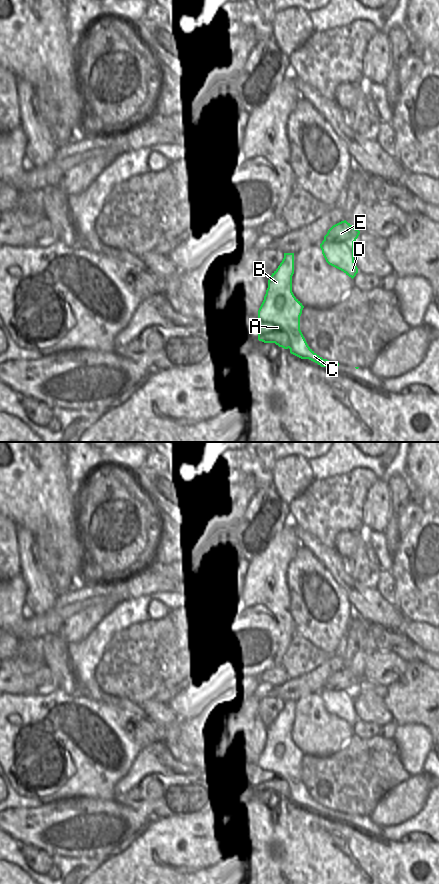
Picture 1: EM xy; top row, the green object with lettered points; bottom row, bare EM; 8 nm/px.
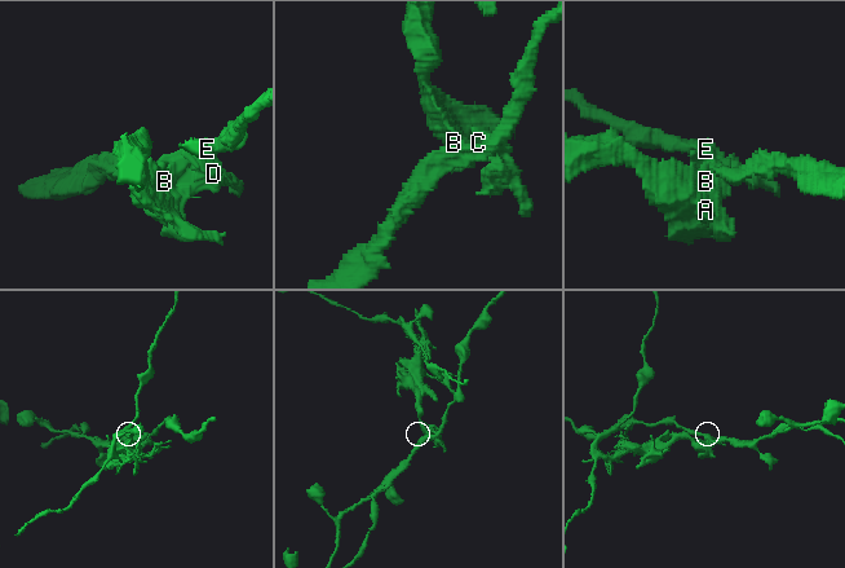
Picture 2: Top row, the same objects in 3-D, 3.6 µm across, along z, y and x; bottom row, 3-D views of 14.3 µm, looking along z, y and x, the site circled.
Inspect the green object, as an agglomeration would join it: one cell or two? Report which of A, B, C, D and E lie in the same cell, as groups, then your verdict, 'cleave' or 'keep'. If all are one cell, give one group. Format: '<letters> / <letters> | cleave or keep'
A B C D / E | cleave

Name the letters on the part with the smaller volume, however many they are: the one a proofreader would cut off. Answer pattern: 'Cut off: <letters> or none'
Cut off: E

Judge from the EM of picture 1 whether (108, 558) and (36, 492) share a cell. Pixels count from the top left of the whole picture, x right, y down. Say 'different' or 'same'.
different

